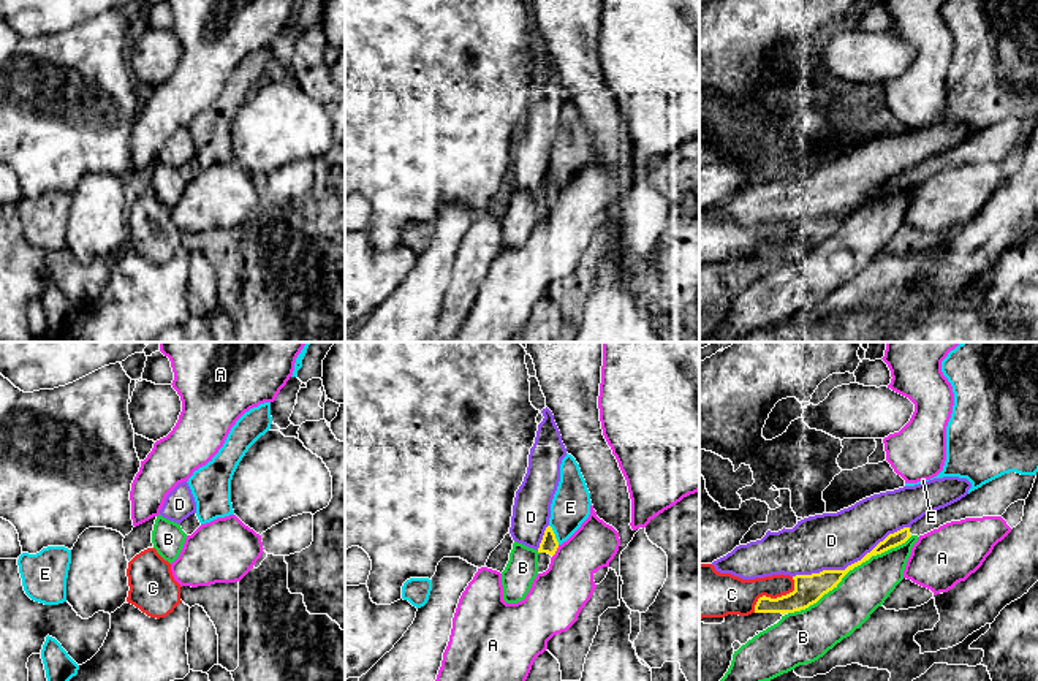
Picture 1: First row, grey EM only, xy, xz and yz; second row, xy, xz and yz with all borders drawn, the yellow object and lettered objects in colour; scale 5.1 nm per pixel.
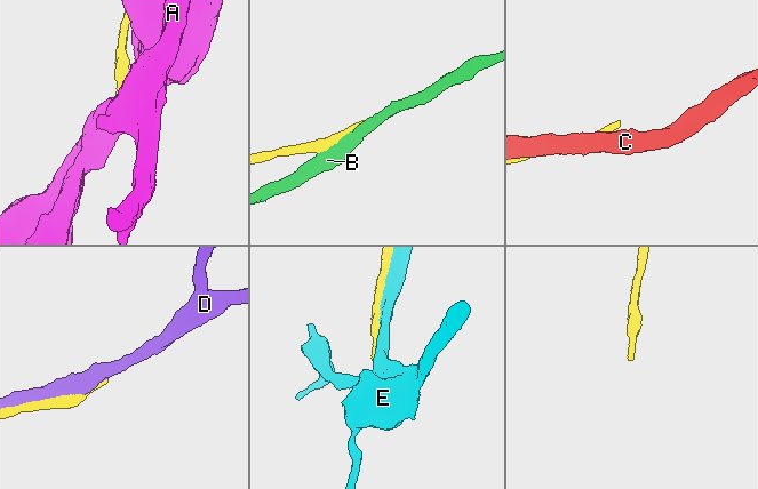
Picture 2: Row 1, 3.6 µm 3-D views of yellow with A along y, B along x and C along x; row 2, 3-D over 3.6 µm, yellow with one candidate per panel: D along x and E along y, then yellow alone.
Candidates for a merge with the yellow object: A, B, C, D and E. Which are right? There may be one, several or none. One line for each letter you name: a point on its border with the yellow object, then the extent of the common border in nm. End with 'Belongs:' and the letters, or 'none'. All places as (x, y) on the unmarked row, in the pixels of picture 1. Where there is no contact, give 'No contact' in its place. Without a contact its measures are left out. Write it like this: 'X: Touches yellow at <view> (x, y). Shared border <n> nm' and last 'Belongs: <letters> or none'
Belongs: none

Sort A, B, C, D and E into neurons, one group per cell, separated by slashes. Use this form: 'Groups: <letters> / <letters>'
Groups: A / B / C / D / E

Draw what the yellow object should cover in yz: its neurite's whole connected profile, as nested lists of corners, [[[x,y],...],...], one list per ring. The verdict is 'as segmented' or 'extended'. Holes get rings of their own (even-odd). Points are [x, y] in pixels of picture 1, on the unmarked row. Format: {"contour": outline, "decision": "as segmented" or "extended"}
{"contour": [[[1016,117],[1005,119],[972,136],[960,146],[924,160],[910,173],[904,173],[894,179],[889,179],[861,206],[848,211],[845,215],[823,215],[820,219],[793,222],[793,238],[777,244],[766,241],[760,242],[755,250],[755,258],[785,260],[805,255],[816,249],[824,239],[837,233],[837,230],[850,215],[869,206],[872,201],[881,200],[905,188],[911,181],[919,182],[934,174],[938,174],[946,168],[960,166],[965,163],[1002,162],[1011,149],[1025,146],[1029,143],[1035,124],[1036,120],[1021,120]]], "decision": "extended"}

